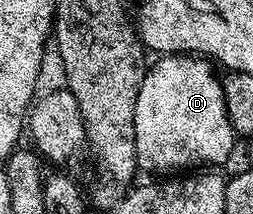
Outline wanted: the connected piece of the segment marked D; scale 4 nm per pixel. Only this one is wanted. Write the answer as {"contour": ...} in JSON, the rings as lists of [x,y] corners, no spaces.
{"contour":[[[169,55],[161,56],[156,62],[158,62],[153,68],[152,66],[145,72],[142,85],[139,87],[138,100],[135,102],[134,111],[134,131],[135,131],[135,153],[137,166],[144,172],[144,170],[150,173],[176,173],[178,169],[184,169],[186,167],[192,167],[188,169],[194,169],[196,165],[222,165],[225,160],[228,159],[230,153],[236,146],[236,134],[232,128],[232,123],[229,121],[228,110],[225,107],[224,86],[220,77],[216,77],[212,67],[213,64],[205,58],[193,55]]]}

